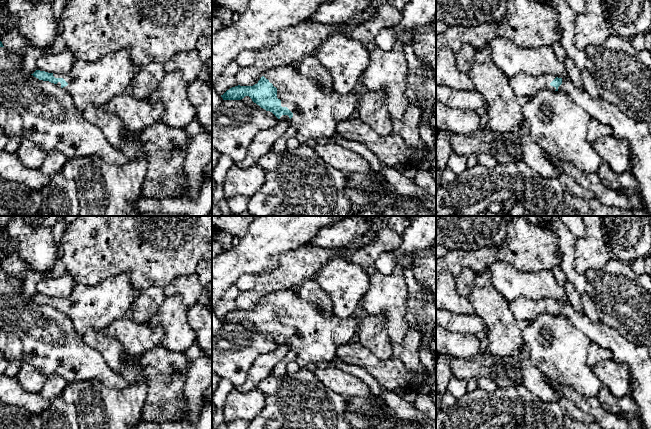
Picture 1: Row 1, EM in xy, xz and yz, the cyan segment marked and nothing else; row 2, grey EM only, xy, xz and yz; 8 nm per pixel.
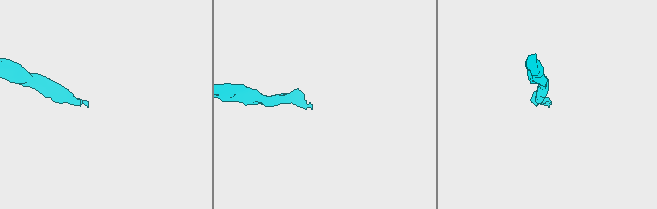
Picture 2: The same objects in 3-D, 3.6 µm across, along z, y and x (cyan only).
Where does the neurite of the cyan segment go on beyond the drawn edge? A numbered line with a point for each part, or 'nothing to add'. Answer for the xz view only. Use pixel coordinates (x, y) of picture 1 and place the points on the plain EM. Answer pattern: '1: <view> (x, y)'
1: xz (316, 337)

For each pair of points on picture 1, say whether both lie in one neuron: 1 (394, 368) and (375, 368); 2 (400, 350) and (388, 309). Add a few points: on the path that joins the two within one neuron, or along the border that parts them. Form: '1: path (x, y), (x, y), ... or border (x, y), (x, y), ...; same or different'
1: path (389, 368), (380, 368); same
2: border (411, 327), (401, 343), (392, 344); different

